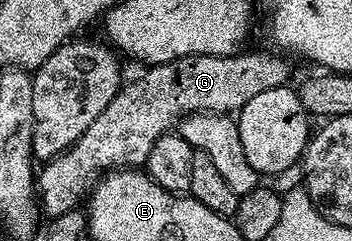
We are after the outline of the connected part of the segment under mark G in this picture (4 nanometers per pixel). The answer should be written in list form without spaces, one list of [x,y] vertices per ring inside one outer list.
[[[238,52],[226,57],[214,57],[212,54],[195,54],[180,58],[178,61],[149,67],[140,78],[132,83],[121,85],[120,91],[106,104],[102,116],[82,132],[82,136],[63,154],[43,163],[44,171],[40,170],[35,179],[39,209],[49,219],[62,216],[66,212],[77,209],[85,201],[86,195],[92,190],[105,172],[127,171],[129,168],[143,167],[149,158],[150,150],[162,135],[169,133],[173,126],[183,117],[194,113],[232,114],[238,112],[247,100],[258,96],[267,88],[285,85],[290,72],[287,64],[280,60],[279,55],[260,55],[256,52],[244,55]]]

